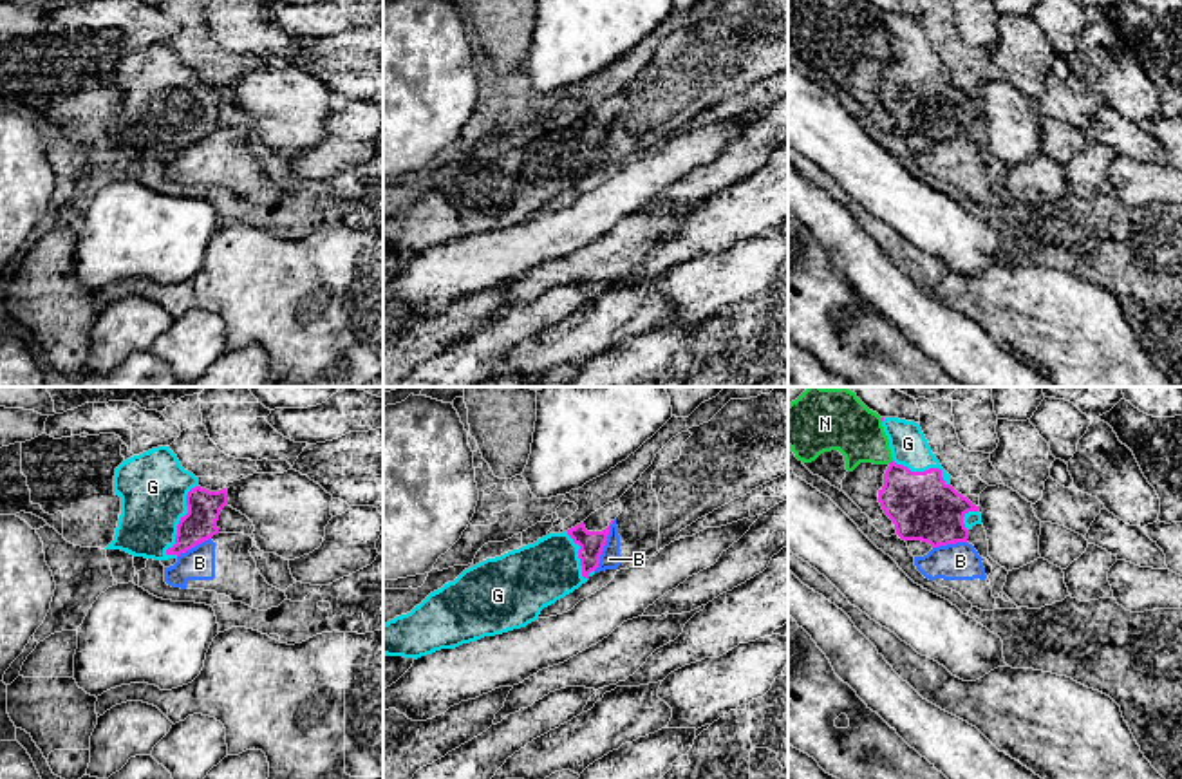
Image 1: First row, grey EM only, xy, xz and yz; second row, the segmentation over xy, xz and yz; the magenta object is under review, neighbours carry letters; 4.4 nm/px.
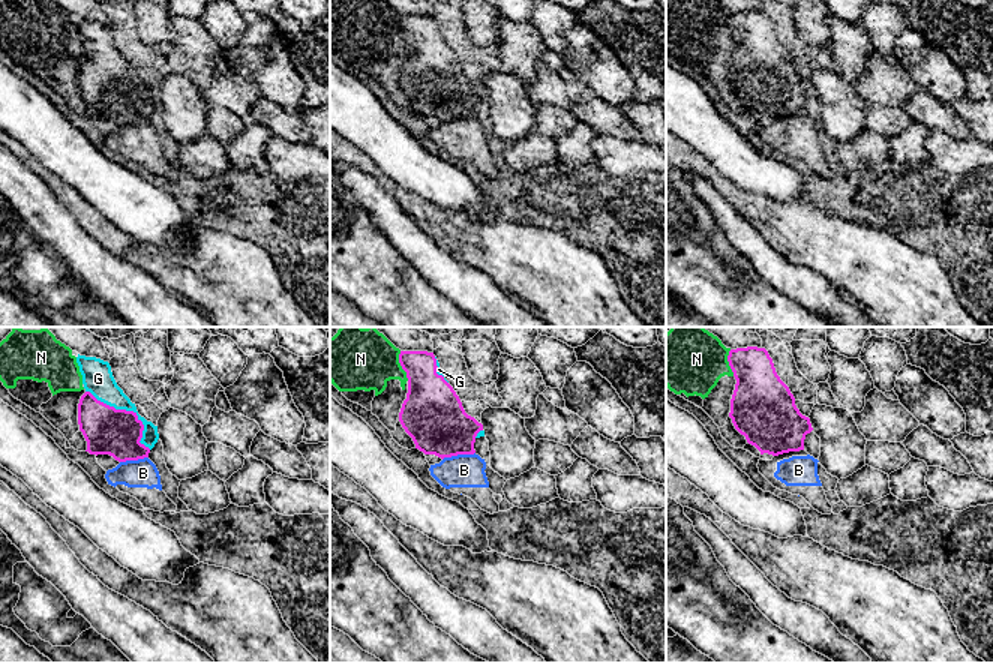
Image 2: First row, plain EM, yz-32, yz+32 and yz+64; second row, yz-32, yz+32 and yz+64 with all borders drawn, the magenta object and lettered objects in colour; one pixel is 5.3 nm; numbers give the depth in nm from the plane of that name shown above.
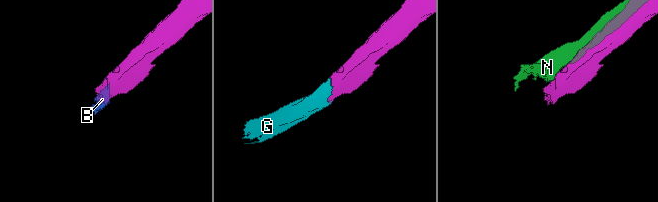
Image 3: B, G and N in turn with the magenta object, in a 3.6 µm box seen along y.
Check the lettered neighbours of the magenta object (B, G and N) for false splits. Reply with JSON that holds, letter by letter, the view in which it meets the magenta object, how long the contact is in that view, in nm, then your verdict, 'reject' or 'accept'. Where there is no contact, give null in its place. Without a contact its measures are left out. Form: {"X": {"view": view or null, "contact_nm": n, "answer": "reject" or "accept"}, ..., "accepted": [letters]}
{"B": {"view": "xz", "contact_nm": 240, "answer": "reject"}, "G": {"view": "xy", "contact_nm": 340, "answer": "accept"}, "N": {"view": null, "answer": "reject"}, "accepted": ["G"]}

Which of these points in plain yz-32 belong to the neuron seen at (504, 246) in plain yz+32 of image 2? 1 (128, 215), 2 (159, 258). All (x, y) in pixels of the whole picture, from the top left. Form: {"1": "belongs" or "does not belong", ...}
{"1": "does not belong", "2": "belongs"}

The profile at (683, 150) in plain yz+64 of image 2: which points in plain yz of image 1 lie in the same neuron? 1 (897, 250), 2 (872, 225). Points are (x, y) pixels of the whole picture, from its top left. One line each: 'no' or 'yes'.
1: yes
2: yes

